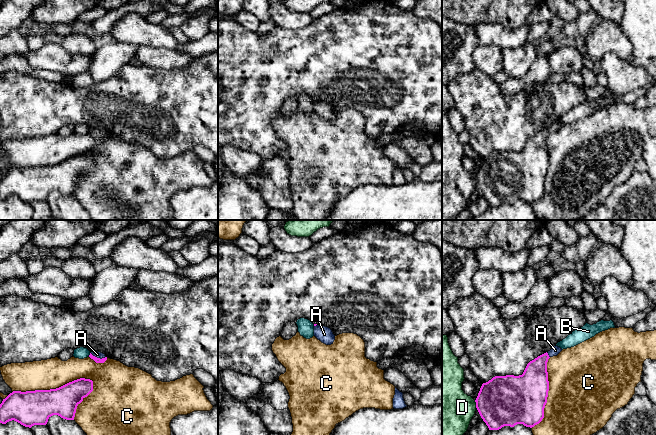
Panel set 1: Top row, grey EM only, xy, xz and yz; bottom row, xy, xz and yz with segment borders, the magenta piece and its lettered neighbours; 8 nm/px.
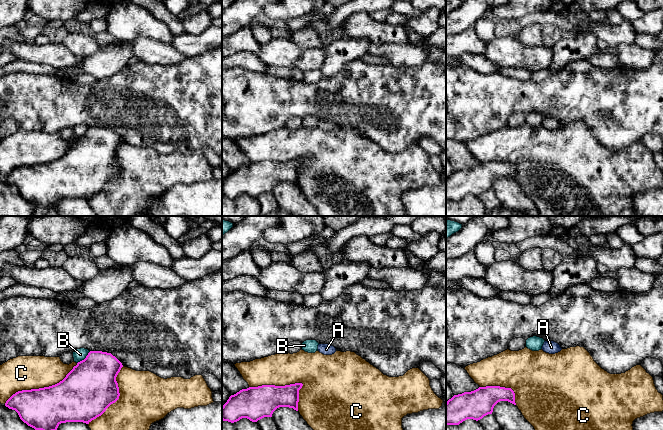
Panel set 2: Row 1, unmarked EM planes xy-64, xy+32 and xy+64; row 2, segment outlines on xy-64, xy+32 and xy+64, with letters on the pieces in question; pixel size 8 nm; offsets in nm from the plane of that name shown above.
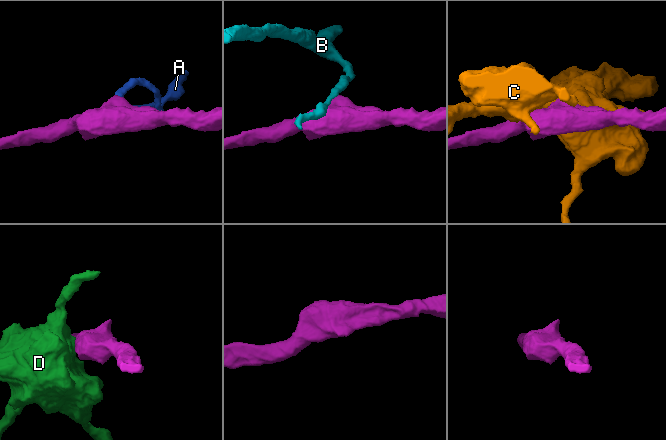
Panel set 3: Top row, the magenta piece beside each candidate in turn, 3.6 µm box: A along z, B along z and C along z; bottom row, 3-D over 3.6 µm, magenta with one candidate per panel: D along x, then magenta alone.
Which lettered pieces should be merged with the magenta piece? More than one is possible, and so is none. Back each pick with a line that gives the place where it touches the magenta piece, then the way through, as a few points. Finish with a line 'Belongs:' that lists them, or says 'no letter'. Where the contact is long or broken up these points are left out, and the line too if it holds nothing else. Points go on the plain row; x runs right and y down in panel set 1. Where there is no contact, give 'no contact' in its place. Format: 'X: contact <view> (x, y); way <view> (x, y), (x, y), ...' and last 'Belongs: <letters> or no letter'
A: contact xy (98, 134); way xy (97, 136), (98, 134), (97, 130)
Belongs: A

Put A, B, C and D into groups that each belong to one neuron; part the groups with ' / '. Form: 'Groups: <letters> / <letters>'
Groups: A / B / C / D

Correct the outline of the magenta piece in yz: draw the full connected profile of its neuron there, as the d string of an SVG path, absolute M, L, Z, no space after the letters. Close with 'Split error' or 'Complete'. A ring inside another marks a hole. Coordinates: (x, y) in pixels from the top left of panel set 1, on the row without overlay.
M554 122L530 137L522 151L495 152L482 160L475 178L489 206L517 200L532 204L542 197L549 167L547 138L561 127Z. Split error

